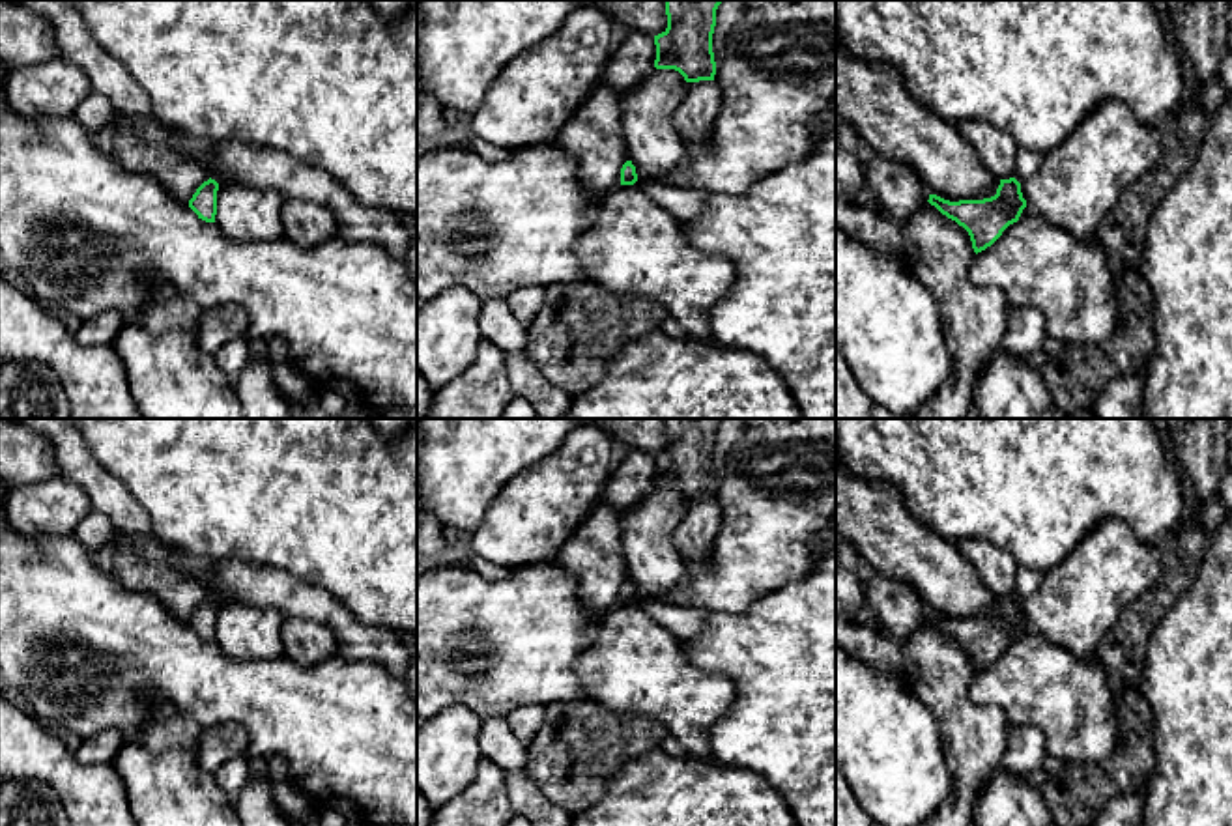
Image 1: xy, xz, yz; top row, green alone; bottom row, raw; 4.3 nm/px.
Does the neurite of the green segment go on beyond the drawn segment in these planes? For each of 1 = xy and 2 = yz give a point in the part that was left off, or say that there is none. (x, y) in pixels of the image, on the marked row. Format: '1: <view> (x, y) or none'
1: none
2: none

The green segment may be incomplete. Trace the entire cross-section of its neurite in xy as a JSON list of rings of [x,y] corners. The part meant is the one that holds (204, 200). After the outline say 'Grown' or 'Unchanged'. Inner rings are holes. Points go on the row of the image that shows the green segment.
[[[209,178],[193,194],[193,198],[189,200],[189,207],[198,215],[198,219],[206,222],[215,222],[217,191],[219,191],[219,183]]]. Unchanged

